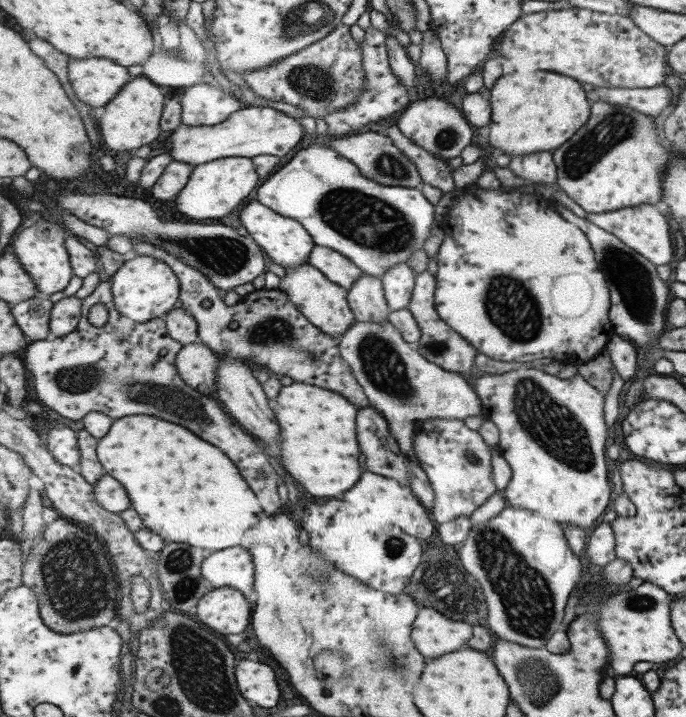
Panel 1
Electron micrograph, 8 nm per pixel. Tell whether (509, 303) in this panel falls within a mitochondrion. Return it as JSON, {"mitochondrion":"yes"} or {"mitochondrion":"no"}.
{"mitochondrion":"yes"}

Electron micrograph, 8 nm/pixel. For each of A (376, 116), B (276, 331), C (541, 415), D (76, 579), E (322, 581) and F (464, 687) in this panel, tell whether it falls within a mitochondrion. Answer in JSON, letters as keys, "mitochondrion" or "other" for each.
{"A":"other","B":"mitochondrion","C":"mitochondrion","D":"mitochondrion","E":"mitochondrion","F":"other"}

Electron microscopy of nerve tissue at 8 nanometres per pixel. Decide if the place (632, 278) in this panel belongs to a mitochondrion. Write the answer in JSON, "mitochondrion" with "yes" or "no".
{"mitochondrion":"yes"}

